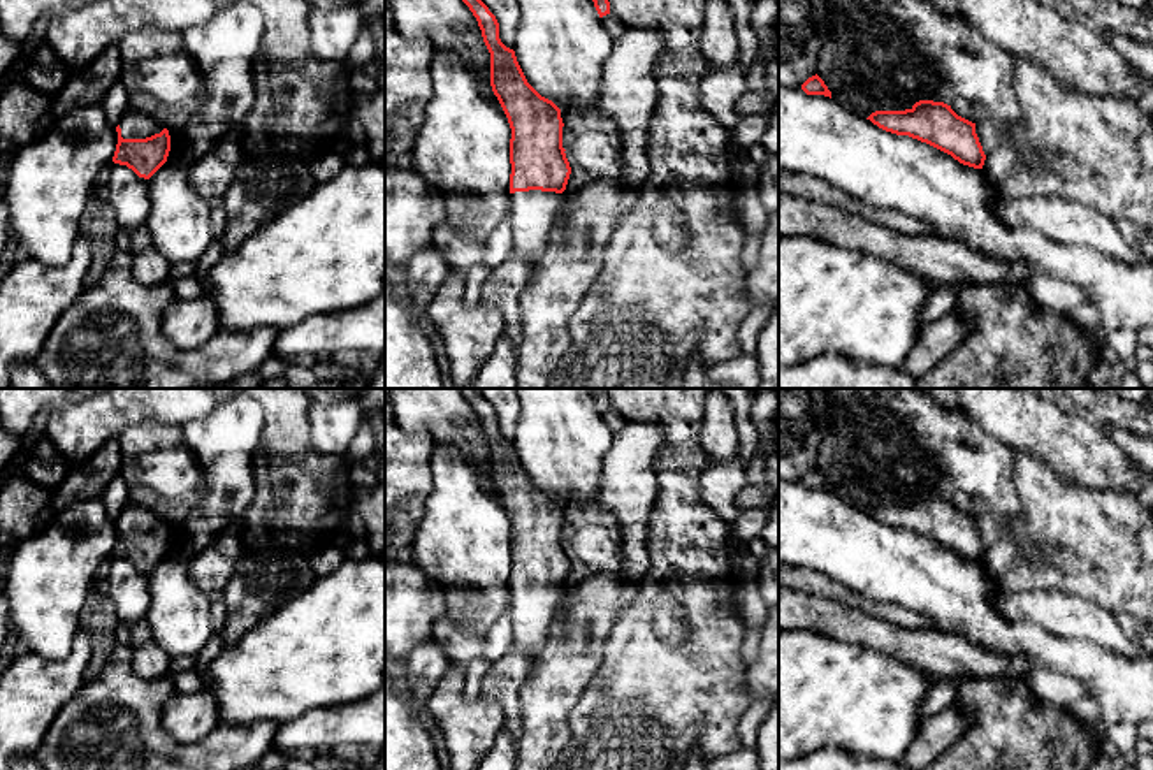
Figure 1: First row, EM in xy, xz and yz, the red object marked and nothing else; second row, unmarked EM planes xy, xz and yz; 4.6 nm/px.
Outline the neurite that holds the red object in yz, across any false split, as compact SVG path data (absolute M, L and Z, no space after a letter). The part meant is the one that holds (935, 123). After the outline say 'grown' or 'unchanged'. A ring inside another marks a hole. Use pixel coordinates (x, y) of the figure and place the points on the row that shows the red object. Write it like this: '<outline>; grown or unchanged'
M919 100L905 111L875 111L867 120L886 132L926 142L974 169L983 169L986 156L1004 148L1011 132L1007 121L990 118L972 123L951 105L933 100Z; grown

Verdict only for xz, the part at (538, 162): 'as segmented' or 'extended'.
extended

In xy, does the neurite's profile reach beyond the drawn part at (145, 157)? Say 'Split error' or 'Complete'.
Split error

